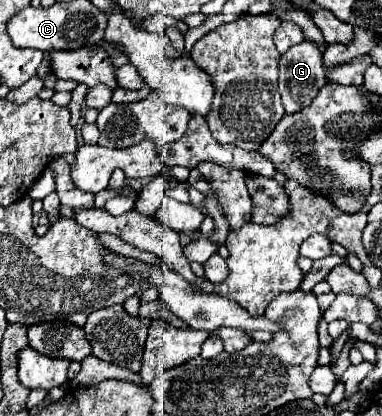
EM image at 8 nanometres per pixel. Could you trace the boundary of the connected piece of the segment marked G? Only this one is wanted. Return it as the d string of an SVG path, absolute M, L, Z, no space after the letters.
M304 40L282 54L280 96L286 114L294 114L310 106L326 82L328 80L322 66L322 52L314 42Z

